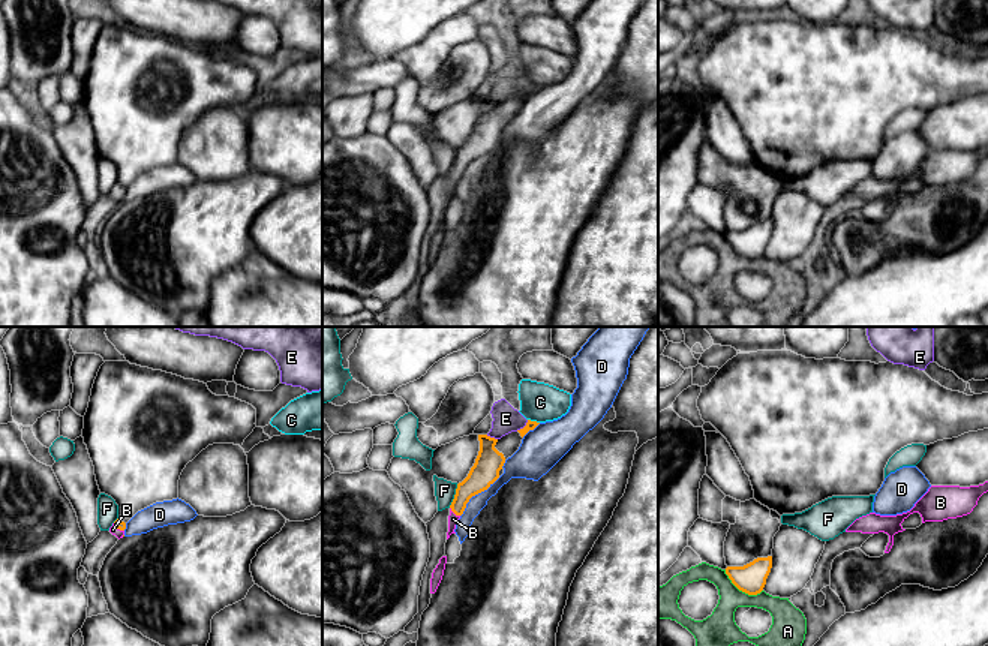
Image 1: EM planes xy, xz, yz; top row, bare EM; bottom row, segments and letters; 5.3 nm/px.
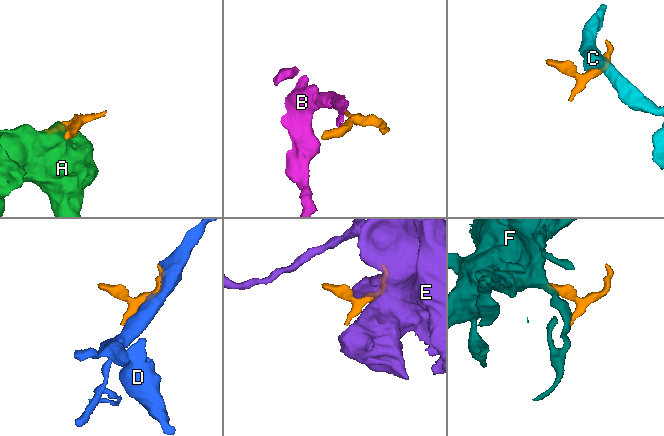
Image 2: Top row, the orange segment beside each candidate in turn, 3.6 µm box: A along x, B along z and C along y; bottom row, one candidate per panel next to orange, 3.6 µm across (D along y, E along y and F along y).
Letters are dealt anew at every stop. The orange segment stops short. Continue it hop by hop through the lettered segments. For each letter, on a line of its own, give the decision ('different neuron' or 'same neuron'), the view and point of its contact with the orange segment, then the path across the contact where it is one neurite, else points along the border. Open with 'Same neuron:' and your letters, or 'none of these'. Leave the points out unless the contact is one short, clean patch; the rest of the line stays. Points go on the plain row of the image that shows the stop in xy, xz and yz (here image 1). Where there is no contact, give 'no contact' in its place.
Same neuron: B
A: different neuron; meets orange in yz at (741, 254)
B: same neuron; meets orange in xz at (455, 177); runs through xz (480, 141), (464, 158), (455, 177), (453, 183)
C: different neuron; meets orange in xz at (534, 86); border along xz (528, 83), (538, 87)
D: different neuron; meets orange in xz at (476, 158)
E: different neuron; meets orange in xz at (523, 92); border along xz (528, 84), (516, 95)
F: different neuron; meets orange in xz at (455, 161)

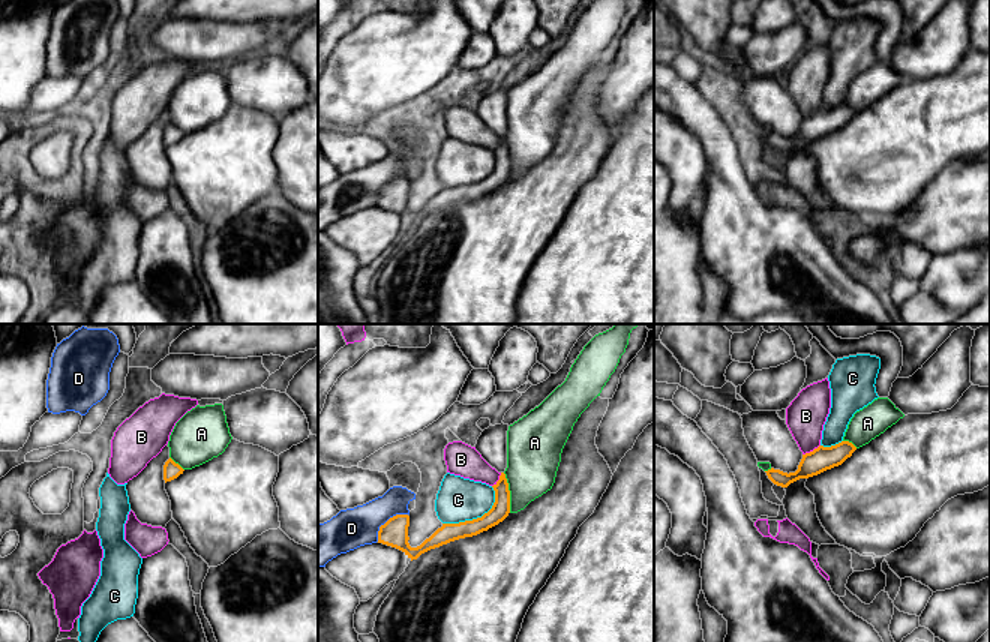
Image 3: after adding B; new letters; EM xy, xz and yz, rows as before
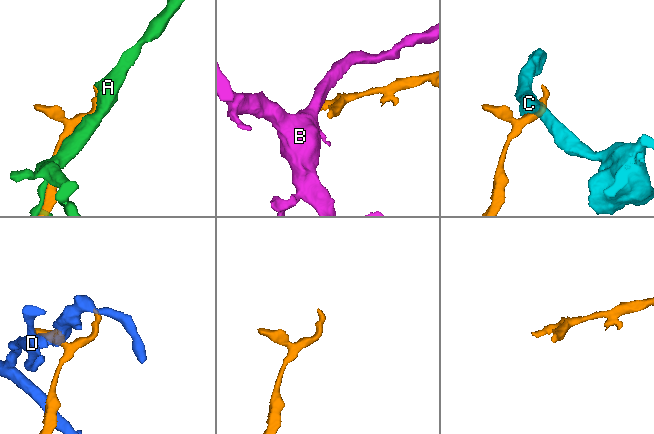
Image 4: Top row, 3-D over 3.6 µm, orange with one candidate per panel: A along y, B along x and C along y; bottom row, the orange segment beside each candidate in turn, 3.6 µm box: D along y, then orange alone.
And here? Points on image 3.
Same neuron: none of these
A: different neuron; meets orange in xz at (509, 156)
B: different neuron; meets orange in yz at (810, 116); border along yz (819, 108), (803, 119)
C: different neuron; meets orange in xz at (477, 182); border along xz (494, 152), (494, 168), (480, 180), (443, 188)
D: different neuron; meets orange in xz at (387, 185)

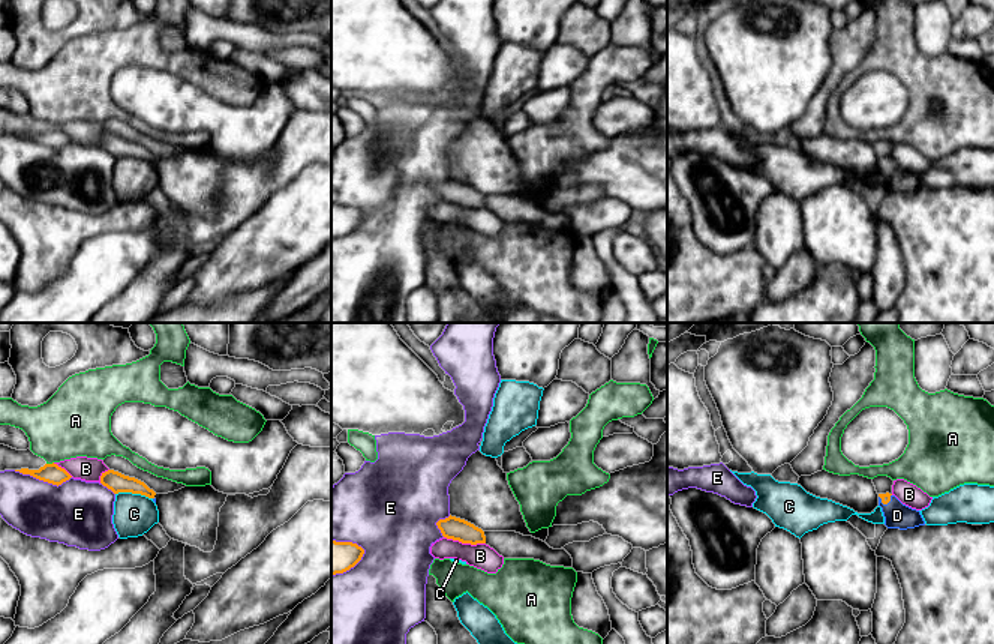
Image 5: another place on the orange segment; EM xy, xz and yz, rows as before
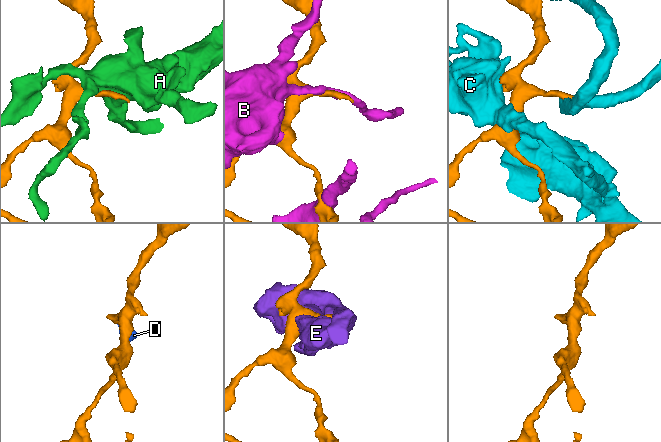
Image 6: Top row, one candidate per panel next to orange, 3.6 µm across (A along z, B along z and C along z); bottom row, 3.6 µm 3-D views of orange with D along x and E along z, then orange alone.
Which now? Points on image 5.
Same neuron: D
A: different neuron; meets orange in xy at (50, 128); border along xy (53, 125), (47, 128)
B: different neuron; meets orange in xz at (465, 206)
C: different neuron; meets orange in xy at (134, 156)
D: same neuron; meets orange in yz at (888, 165); runs through yz (885, 161), (888, 165), (897, 179)
E: different neuron; meets orange in xy at (42, 143)

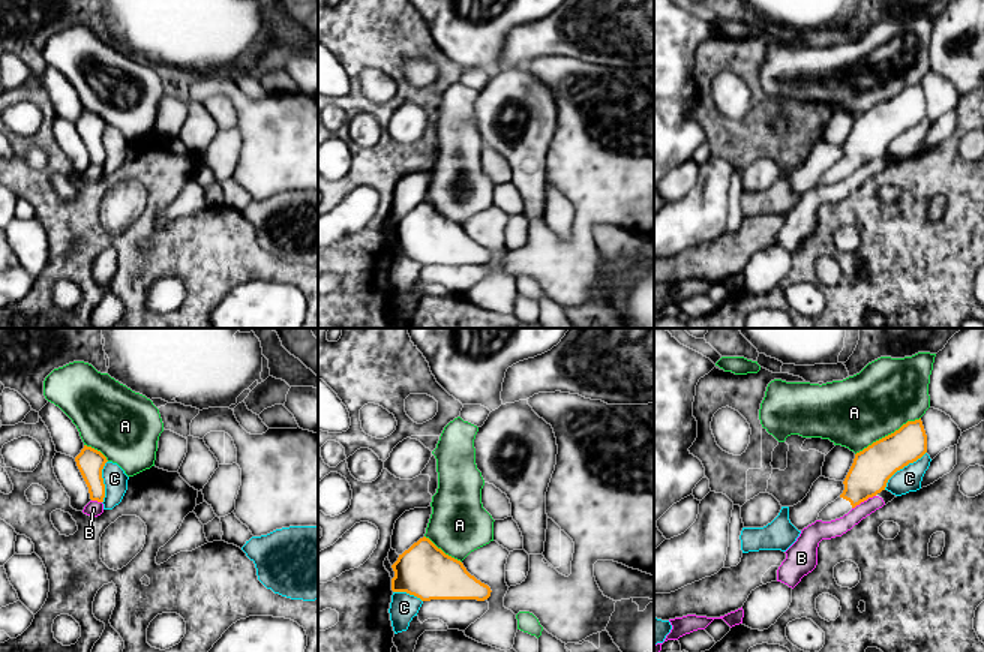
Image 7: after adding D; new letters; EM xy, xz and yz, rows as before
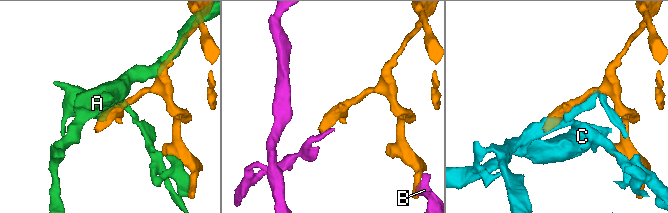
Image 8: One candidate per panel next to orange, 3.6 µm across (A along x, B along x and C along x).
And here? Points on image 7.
Same neuron: none of these
A: different neuron; meets orange in yz at (888, 99)
B: different neuron; meets orange in yz at (863, 165); border along yz (875, 159), (852, 173)
C: different neuron; meets orange in yz at (902, 132)

